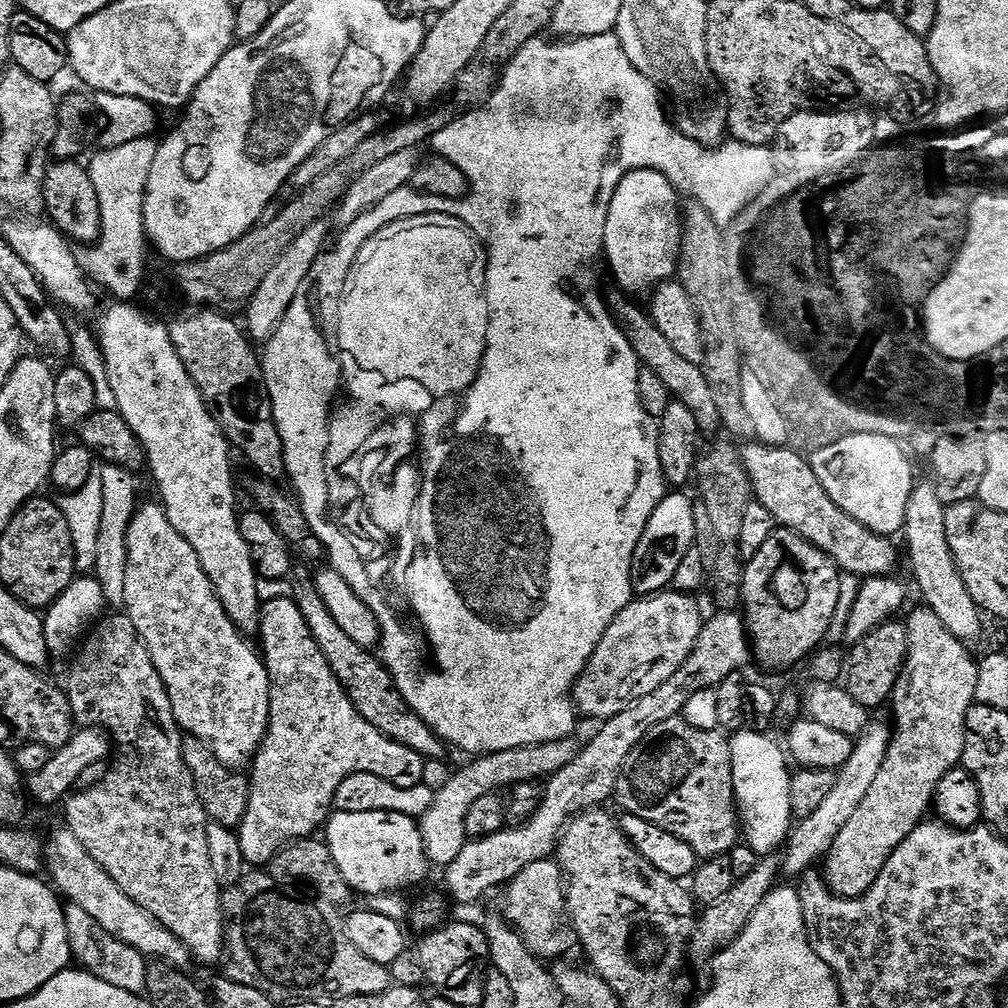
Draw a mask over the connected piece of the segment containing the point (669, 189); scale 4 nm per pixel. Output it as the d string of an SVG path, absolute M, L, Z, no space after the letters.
M649 168L634 170L618 182L618 190L614 190L614 198L607 201L606 234L604 235L603 255L608 256L608 264L616 275L621 289L629 294L637 294L644 287L655 286L673 279L678 272L680 258L680 238L682 235L682 203L676 187L661 172Z

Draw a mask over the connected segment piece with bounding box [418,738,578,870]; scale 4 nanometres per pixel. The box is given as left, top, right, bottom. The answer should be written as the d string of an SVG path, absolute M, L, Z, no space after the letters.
M565 738L554 744L538 744L534 748L519 748L509 752L499 752L493 756L478 756L469 759L468 765L459 772L453 771L450 782L438 790L430 810L426 810L424 816L419 817L420 833L422 834L422 846L428 855L429 865L447 869L462 854L464 845L469 843L466 834L466 810L478 802L478 798L499 793L499 788L511 789L517 784L540 782L552 776L562 766L570 766L574 762L578 751L575 739Z

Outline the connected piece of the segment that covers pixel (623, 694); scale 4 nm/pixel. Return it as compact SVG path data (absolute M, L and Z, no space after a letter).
M665 590L655 596L634 598L621 612L616 615L614 622L602 634L602 642L588 659L587 666L576 680L576 685L570 693L576 705L576 711L581 717L589 716L595 722L603 722L614 714L622 714L626 706L638 702L638 698L646 698L646 694L654 694L662 682L674 678L680 667L690 658L694 646L704 628L705 617L700 616L700 608L695 604L691 595L683 592Z

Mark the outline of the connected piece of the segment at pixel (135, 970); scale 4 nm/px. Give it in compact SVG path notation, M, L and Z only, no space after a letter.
M69 903L64 909L64 917L70 934L73 961L83 971L96 976L102 982L110 982L110 986L118 986L118 990L126 990L135 996L143 997L147 993L149 961L141 952L134 950L134 946L128 946L114 934L108 934L86 910L82 910L82 906Z

